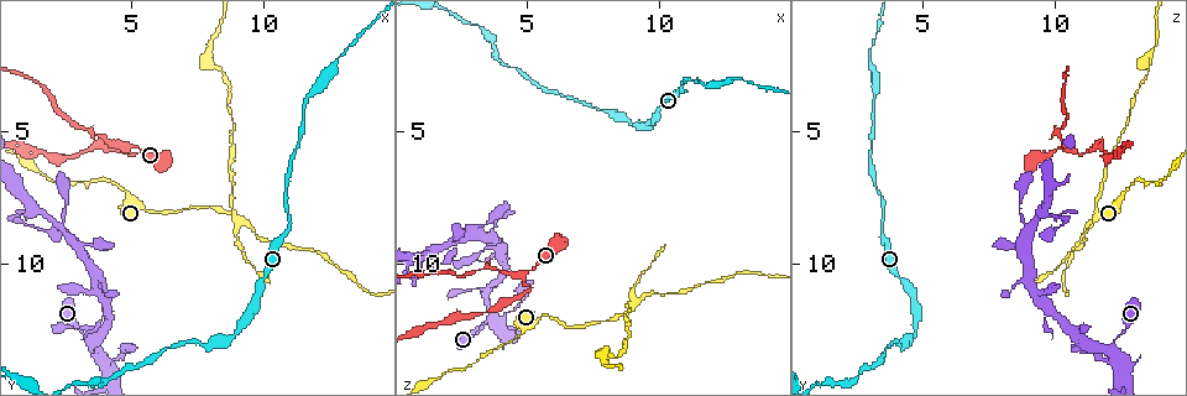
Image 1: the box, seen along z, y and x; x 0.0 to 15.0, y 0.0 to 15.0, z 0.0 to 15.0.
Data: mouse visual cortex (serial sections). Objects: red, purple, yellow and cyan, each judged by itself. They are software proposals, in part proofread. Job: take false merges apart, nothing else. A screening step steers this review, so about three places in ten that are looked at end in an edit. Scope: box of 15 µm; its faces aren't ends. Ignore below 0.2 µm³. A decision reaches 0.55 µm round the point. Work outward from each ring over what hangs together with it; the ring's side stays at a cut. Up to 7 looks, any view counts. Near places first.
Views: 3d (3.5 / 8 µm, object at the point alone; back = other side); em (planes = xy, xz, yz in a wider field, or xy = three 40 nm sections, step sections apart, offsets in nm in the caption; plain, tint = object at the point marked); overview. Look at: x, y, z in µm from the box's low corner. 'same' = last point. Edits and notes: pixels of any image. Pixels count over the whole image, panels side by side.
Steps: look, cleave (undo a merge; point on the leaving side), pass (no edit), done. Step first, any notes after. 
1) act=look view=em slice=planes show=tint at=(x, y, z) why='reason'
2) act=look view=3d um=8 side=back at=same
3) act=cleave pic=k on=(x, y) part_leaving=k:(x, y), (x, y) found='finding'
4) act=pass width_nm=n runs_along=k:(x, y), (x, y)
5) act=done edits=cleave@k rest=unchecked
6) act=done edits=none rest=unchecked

act=look view=3d um=3.5 side=back at=(4.8, 5.6, 10.4) why='three-way junction'

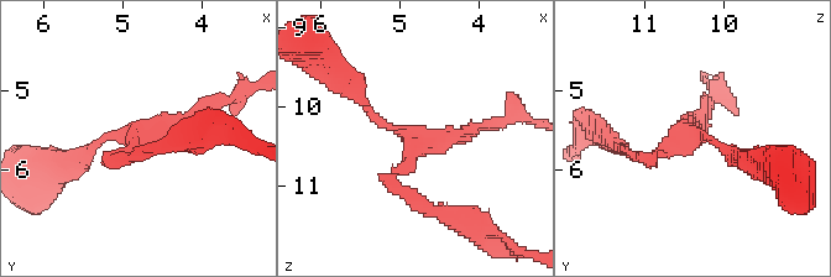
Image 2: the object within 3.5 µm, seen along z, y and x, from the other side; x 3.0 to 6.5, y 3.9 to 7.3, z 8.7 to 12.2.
act=look view=em slice=xy step=5 show=tint at=(4.85, 5.60, 10.45) arms=3 arm_widths_nm=150,150,200

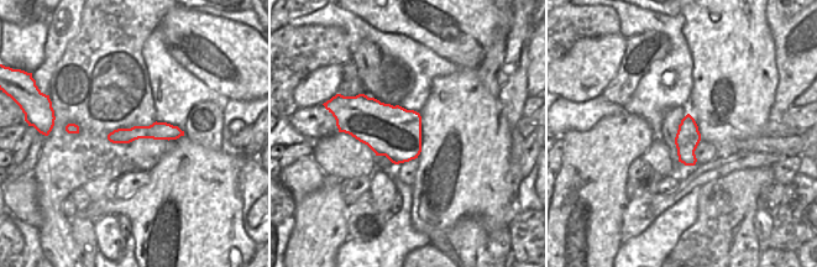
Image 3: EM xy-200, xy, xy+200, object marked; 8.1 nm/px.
act=look view=em slice=xy step=2 show=tint at=same

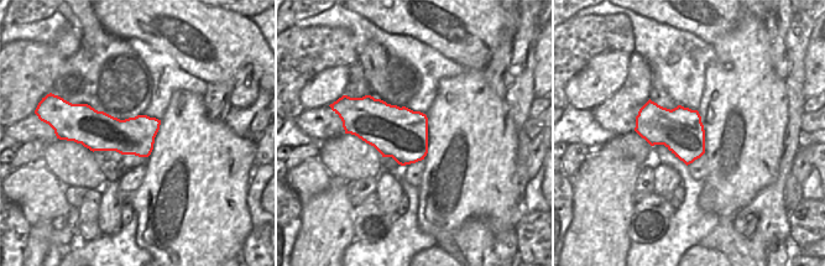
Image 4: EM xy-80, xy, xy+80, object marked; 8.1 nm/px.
act=cleave pic=2 on=(428, 207) part_leaving=2:(391, 178), (428, 209), (489, 231) found='two cells meet here'

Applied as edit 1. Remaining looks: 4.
act=look view=3d um=3.5 at=(9.0, 12.8, 4.6) why='thin neck'

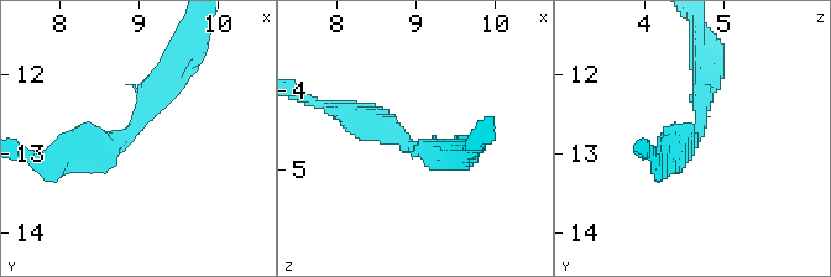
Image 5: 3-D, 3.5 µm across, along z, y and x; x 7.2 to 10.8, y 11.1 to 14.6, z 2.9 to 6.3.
act=look view=em slice=xy step=1 show=tint at=(8.95, 12.75, 4.65) arm_widths_nm=350,400

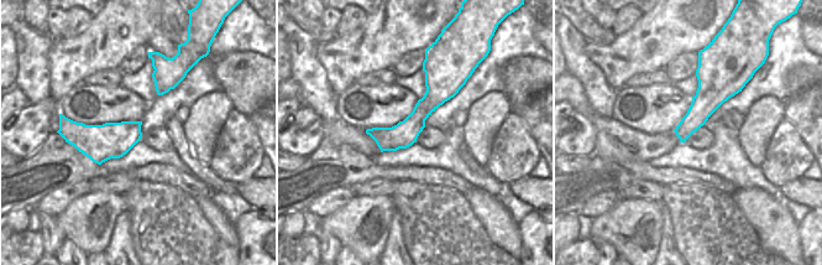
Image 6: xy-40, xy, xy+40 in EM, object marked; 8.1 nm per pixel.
act=pass runs_along=5:(176, 66), (126, 137), (62, 156) found='one cell here'

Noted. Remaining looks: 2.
act=done edits=cleave@2 rest=unchecked

